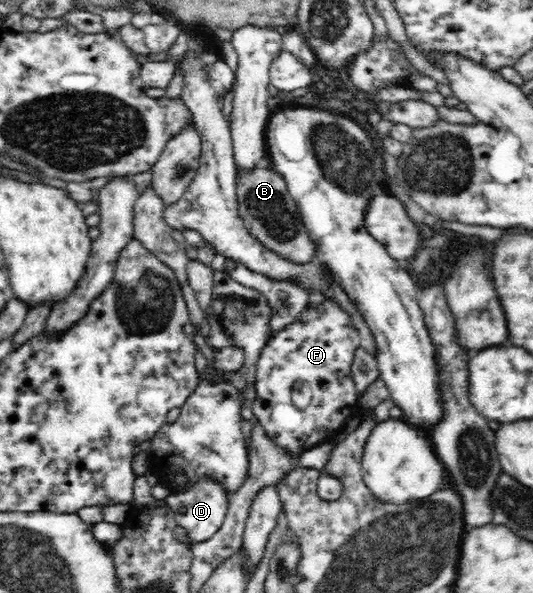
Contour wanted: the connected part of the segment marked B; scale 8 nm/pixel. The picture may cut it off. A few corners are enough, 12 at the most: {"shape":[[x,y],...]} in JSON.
{"shape":[[239,171],[238,214],[249,234],[298,264],[313,241],[278,173]]}

